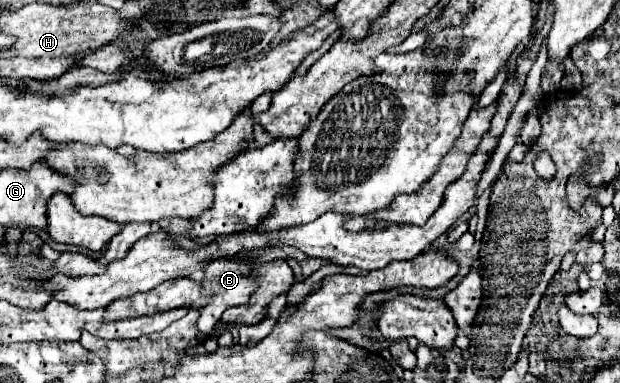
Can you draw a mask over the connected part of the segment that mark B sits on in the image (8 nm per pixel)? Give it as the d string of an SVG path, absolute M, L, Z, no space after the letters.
M244 256L216 258L216 260L206 264L202 282L194 282L190 278L162 282L160 286L152 288L150 292L142 292L142 294L136 294L132 298L120 298L120 300L112 302L106 308L106 318L120 320L120 318L130 318L130 316L140 316L140 314L156 314L156 312L174 310L176 306L190 306L190 308L200 310L200 318L198 318L196 326L200 332L208 334L220 322L220 316L224 310L248 302L250 294L256 290L252 272L254 272L254 266L250 266L250 258L244 258Z

